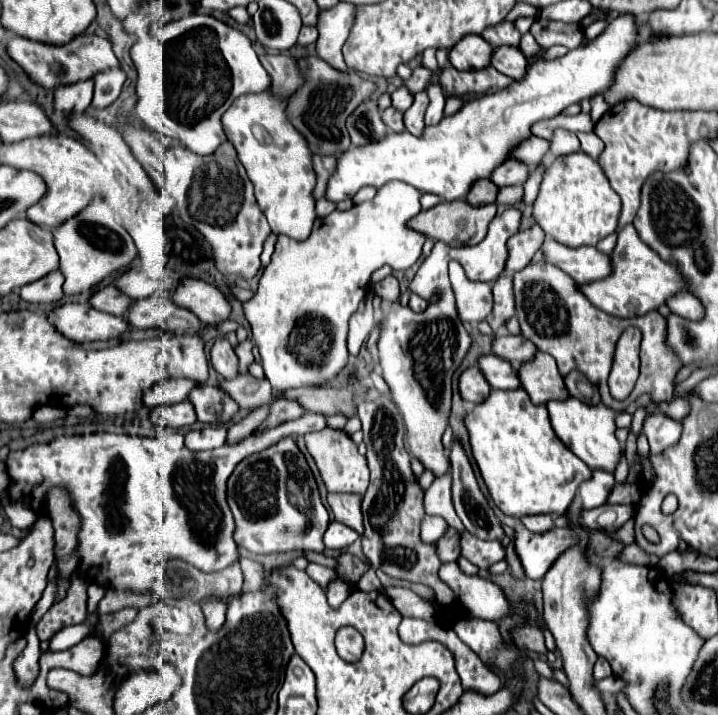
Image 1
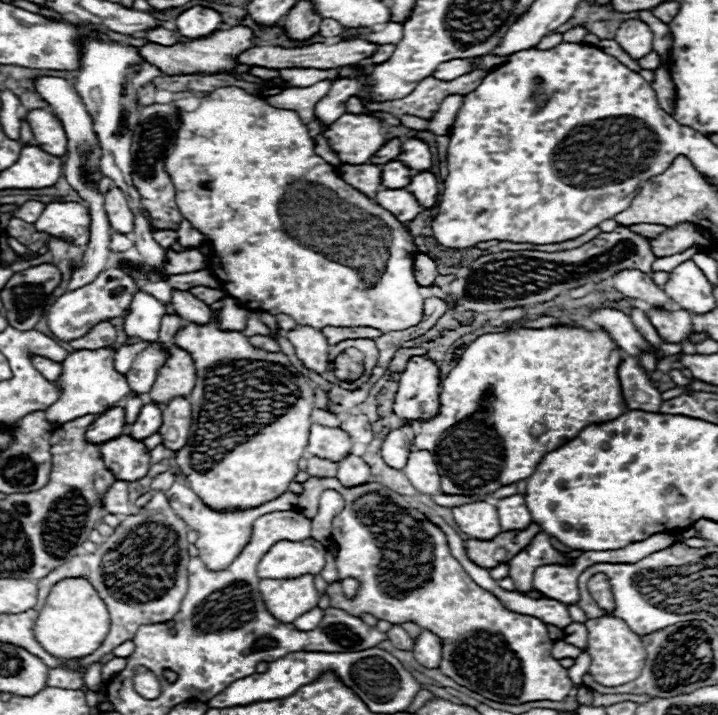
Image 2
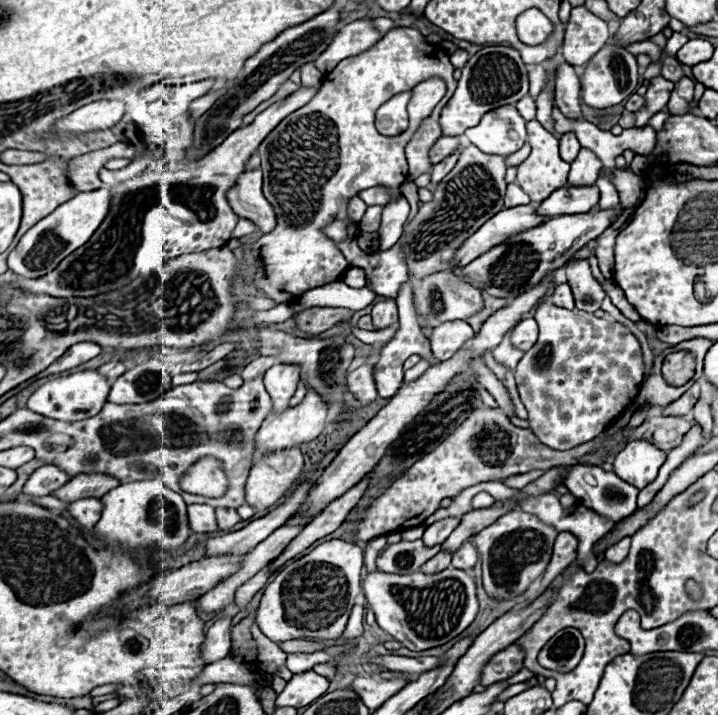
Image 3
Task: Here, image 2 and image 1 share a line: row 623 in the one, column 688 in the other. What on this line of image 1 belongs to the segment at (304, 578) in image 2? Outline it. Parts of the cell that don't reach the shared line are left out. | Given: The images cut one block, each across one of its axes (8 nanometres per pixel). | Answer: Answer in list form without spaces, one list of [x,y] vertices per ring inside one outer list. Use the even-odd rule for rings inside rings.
[[[632,224],[624,226],[624,230],[618,232],[618,244],[610,258],[612,258],[614,274],[610,274],[604,280],[582,286],[584,296],[594,306],[598,306],[600,310],[604,310],[608,314],[614,314],[618,318],[638,318],[652,310],[658,310],[672,296],[690,290],[690,286],[686,286],[686,278],[682,278],[680,270],[674,264],[658,258],[658,254],[654,254],[654,250],[650,250],[646,246],[646,242],[642,242],[638,238],[638,232],[634,230]]]

